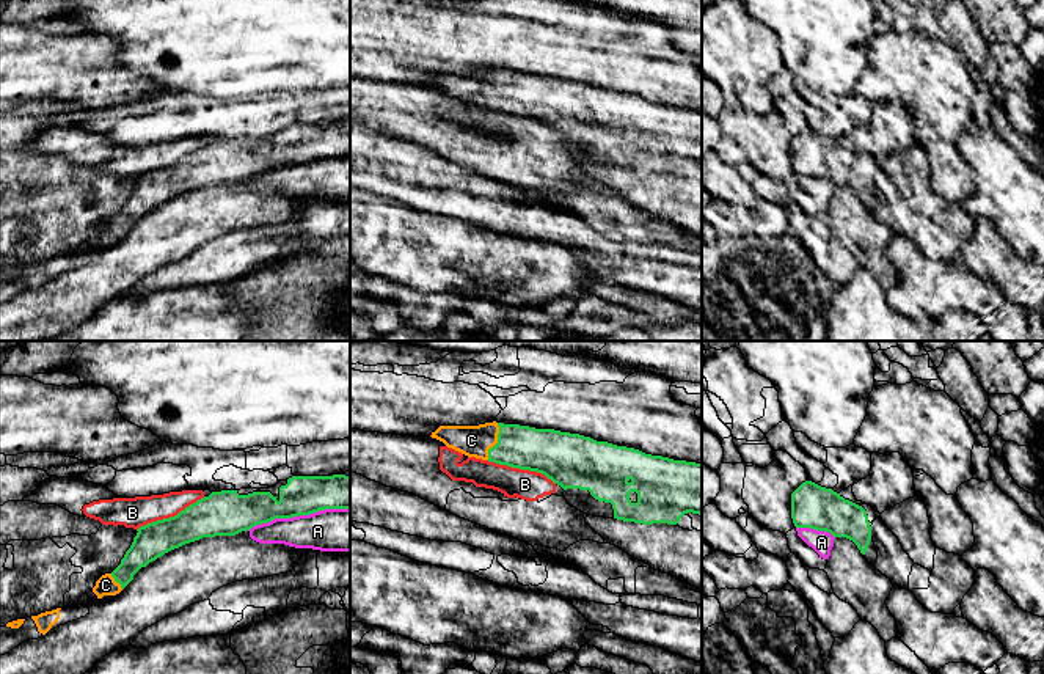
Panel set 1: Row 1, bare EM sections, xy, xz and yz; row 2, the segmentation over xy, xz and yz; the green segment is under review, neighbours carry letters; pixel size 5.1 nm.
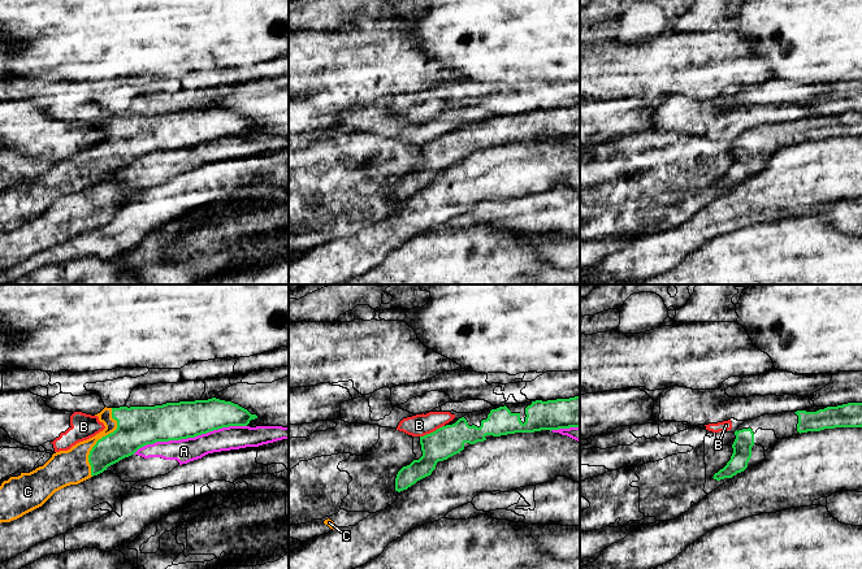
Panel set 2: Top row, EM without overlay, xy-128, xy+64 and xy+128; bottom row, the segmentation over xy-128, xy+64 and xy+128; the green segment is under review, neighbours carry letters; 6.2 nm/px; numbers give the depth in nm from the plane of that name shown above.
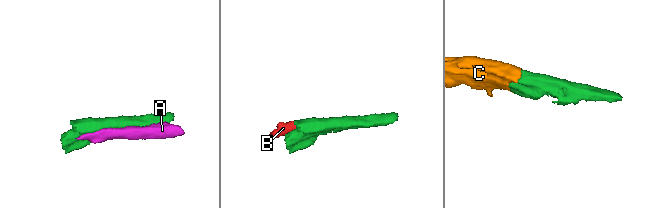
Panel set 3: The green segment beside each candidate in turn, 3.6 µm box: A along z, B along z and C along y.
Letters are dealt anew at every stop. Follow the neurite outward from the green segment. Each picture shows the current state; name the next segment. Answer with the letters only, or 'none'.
C

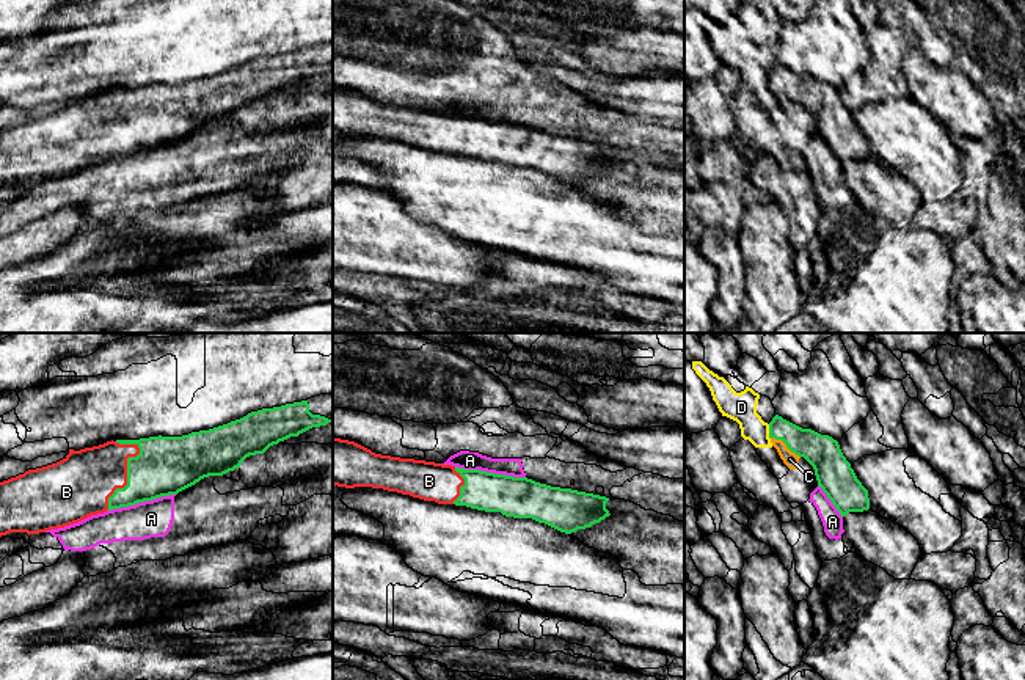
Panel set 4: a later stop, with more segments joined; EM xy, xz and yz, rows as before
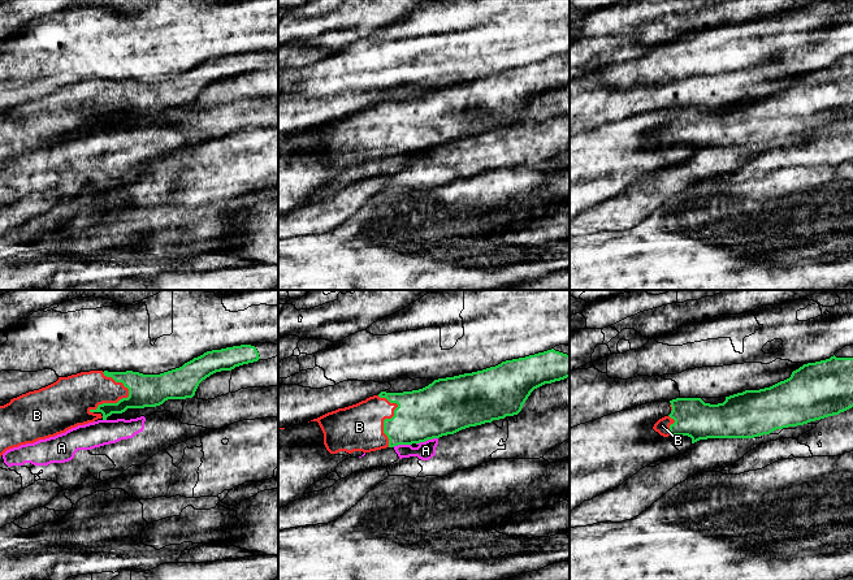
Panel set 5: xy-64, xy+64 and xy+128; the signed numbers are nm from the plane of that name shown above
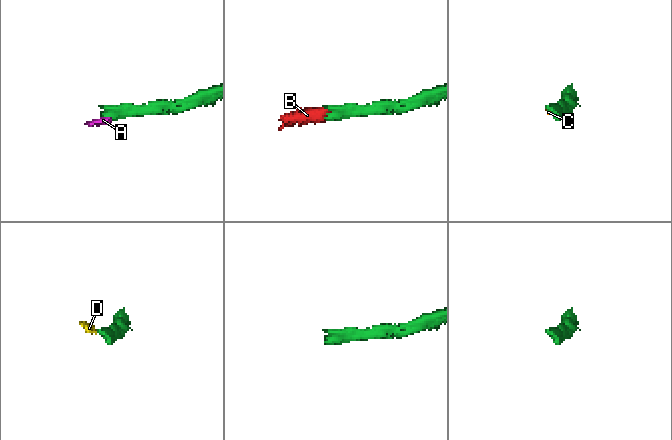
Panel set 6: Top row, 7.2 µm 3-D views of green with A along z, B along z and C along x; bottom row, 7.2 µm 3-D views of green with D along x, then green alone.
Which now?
B

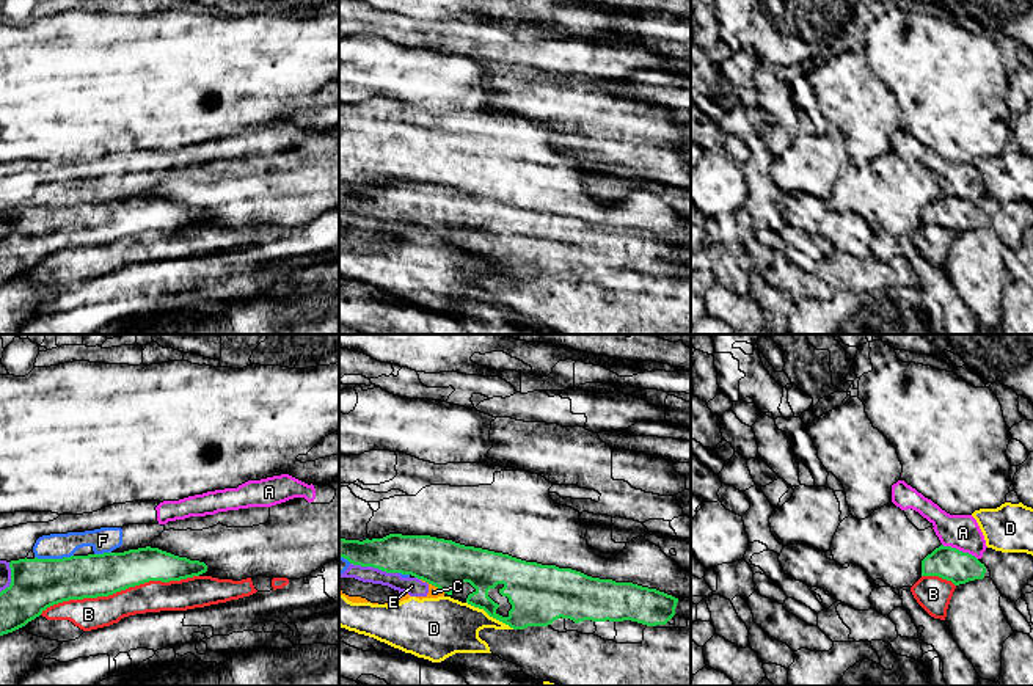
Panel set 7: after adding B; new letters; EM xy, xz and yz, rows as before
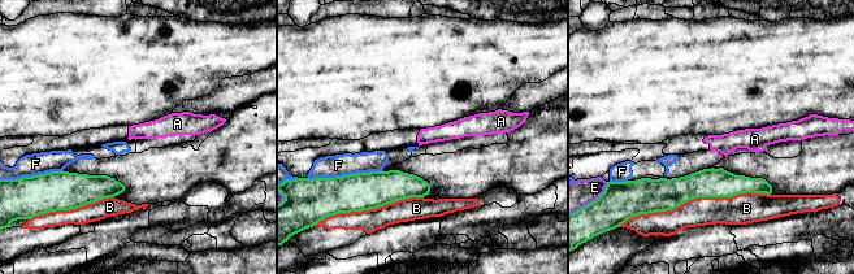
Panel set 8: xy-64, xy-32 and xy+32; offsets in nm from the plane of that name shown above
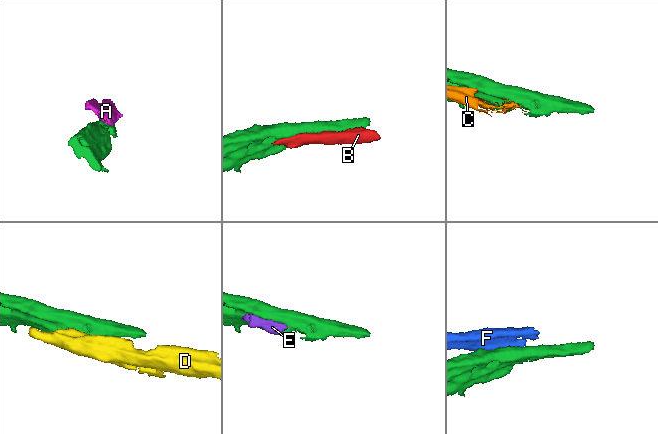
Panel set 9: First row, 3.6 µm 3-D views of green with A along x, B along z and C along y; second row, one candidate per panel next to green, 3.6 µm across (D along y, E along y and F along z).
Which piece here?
none

